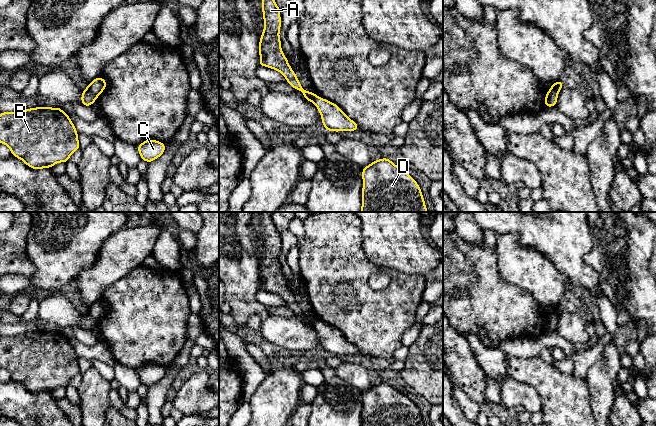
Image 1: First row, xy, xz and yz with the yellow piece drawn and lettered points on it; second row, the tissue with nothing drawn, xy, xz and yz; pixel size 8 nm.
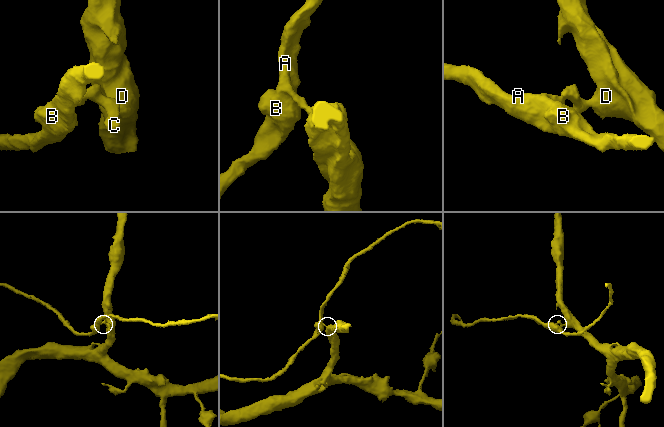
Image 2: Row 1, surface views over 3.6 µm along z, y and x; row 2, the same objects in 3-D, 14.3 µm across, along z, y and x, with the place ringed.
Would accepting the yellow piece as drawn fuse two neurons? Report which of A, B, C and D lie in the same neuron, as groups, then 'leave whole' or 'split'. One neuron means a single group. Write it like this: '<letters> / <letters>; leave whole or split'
A B / C D; split

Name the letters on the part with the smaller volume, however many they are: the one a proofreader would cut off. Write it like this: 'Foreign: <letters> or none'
Foreign: A, B

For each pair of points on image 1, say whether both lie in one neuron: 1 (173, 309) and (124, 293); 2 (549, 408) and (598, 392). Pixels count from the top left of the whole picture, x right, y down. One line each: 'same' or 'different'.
1: same
2: different

